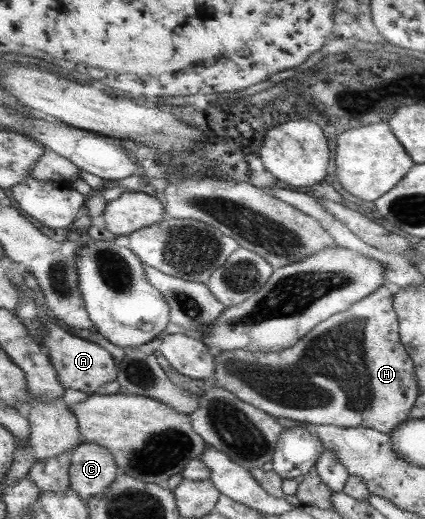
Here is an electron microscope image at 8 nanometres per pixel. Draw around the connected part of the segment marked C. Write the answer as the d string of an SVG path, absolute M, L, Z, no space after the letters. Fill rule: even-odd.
M83 443L72 452L70 456L70 486L77 491L77 494L83 499L83 502L90 502L96 494L108 490L115 479L120 474L120 468L117 466L112 452L100 444Z

